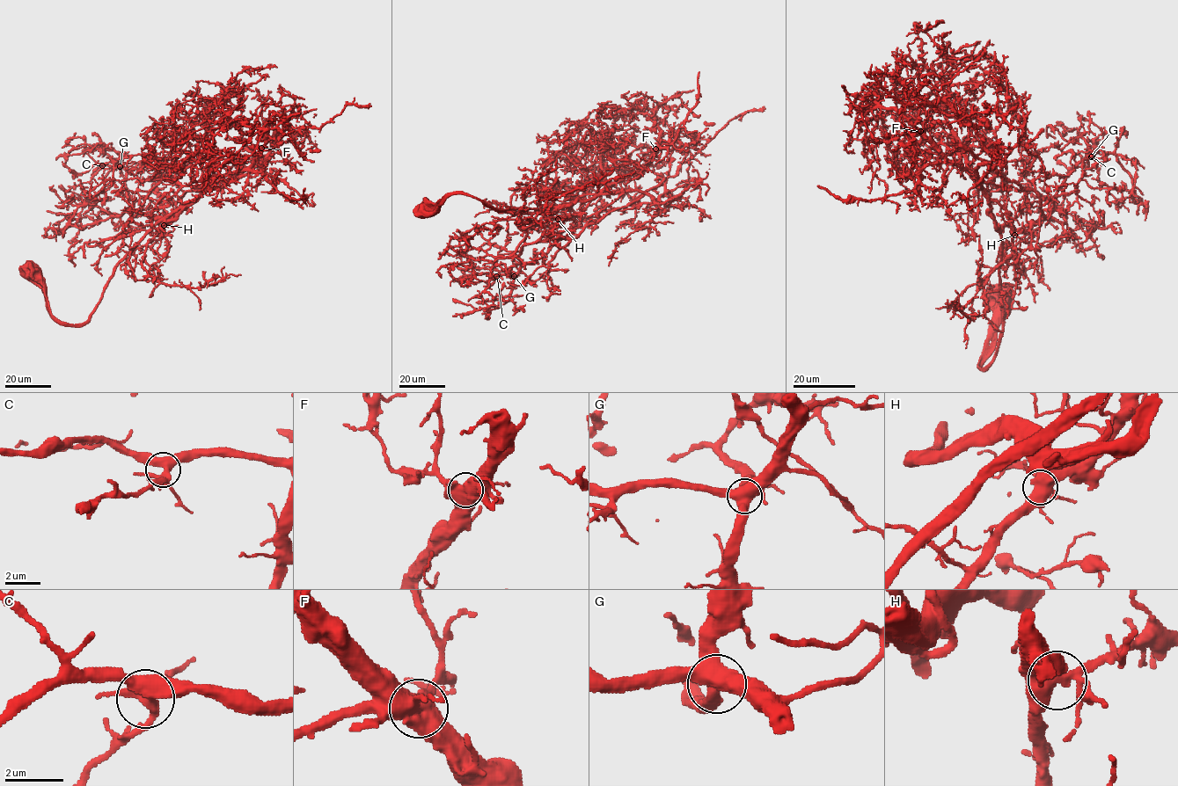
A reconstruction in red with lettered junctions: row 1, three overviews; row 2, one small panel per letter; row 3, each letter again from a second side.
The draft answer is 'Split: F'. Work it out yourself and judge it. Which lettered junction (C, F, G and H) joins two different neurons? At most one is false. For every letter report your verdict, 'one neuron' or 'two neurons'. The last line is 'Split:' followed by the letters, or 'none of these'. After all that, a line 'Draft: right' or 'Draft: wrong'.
C: one neuron
F: one neuron
G: one neuron
H: one neuron
Split: none of these
Draft: wrong

